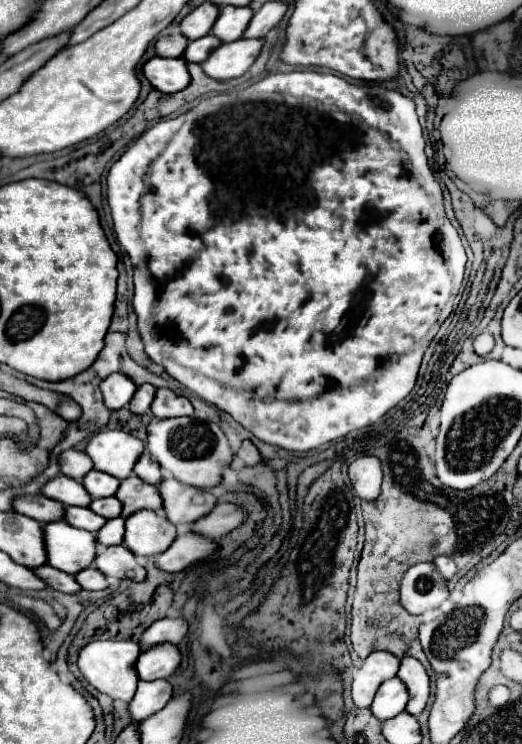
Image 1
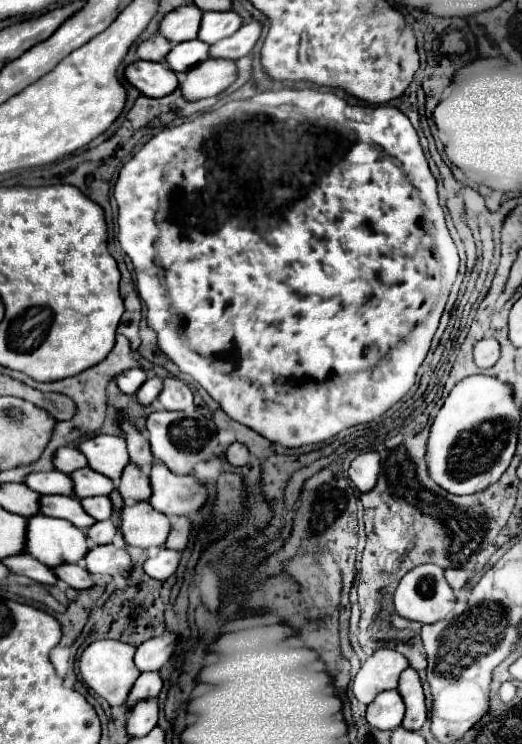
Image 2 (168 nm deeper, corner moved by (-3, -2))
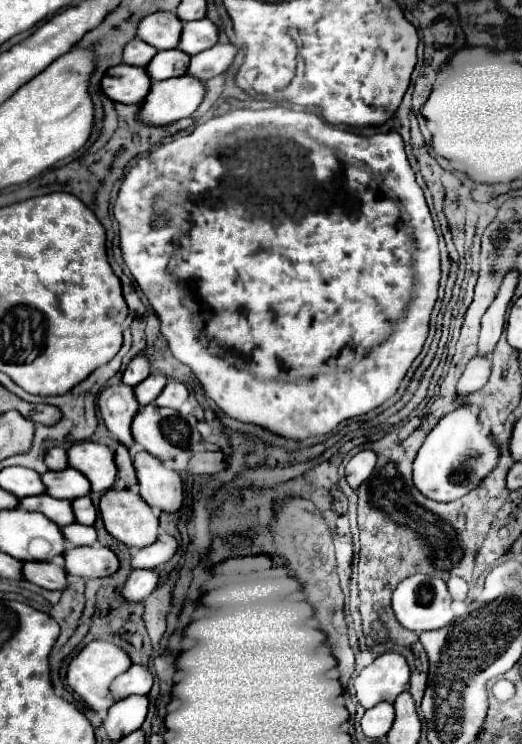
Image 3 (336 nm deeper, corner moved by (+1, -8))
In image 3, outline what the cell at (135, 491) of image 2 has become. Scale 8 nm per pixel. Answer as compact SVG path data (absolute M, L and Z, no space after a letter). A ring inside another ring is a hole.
M119 446L115 450L115 464L117 464L117 470L119 470L119 478L121 482L125 484L127 490L135 488L137 486L137 478L135 478L135 468L133 468L133 460L131 460L131 454L125 446Z

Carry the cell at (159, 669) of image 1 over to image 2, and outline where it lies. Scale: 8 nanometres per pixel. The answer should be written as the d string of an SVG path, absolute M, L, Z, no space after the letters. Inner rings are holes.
M145 672L137 678L137 682L133 684L127 700L125 700L125 708L131 710L137 702L141 700L149 700L149 698L157 698L159 692L161 692L161 678L159 678L159 672Z

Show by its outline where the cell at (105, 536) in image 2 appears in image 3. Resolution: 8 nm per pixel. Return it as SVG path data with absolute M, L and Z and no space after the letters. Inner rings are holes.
M71 524L61 528L63 536L69 546L93 546L97 544L97 532L93 526L83 526L83 524Z

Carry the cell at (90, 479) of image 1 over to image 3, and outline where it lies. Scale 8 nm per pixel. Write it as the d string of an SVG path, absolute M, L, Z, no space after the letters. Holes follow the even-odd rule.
M67 468L61 472L45 472L41 476L43 484L47 486L47 494L53 498L65 498L65 500L75 500L77 496L91 494L91 484L81 476L81 472Z

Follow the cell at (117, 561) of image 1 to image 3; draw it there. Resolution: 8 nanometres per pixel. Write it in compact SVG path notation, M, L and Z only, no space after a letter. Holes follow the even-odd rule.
M81 546L63 554L65 570L81 578L105 578L119 570L117 556L105 546Z

